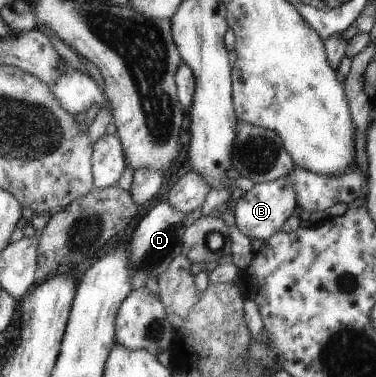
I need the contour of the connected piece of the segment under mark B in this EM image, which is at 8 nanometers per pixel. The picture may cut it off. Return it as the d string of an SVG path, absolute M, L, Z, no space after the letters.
M289 175L273 181L255 184L253 188L242 194L237 204L235 204L233 214L236 226L251 240L254 238L265 240L281 231L285 220L297 208L297 202L298 196Z

